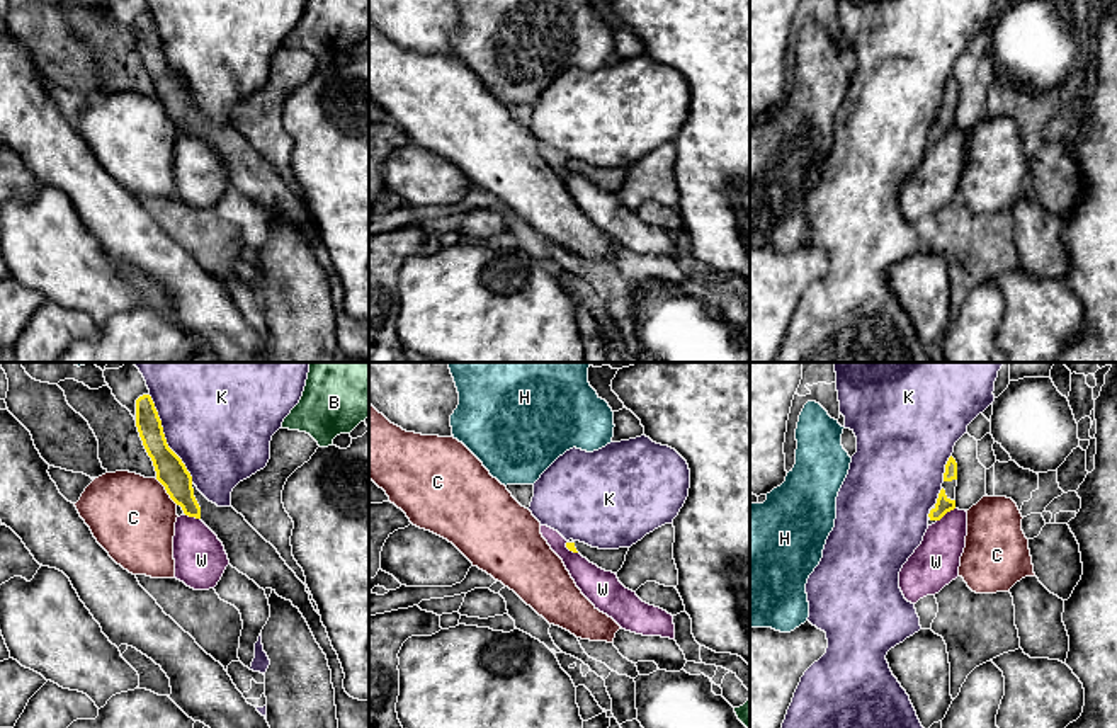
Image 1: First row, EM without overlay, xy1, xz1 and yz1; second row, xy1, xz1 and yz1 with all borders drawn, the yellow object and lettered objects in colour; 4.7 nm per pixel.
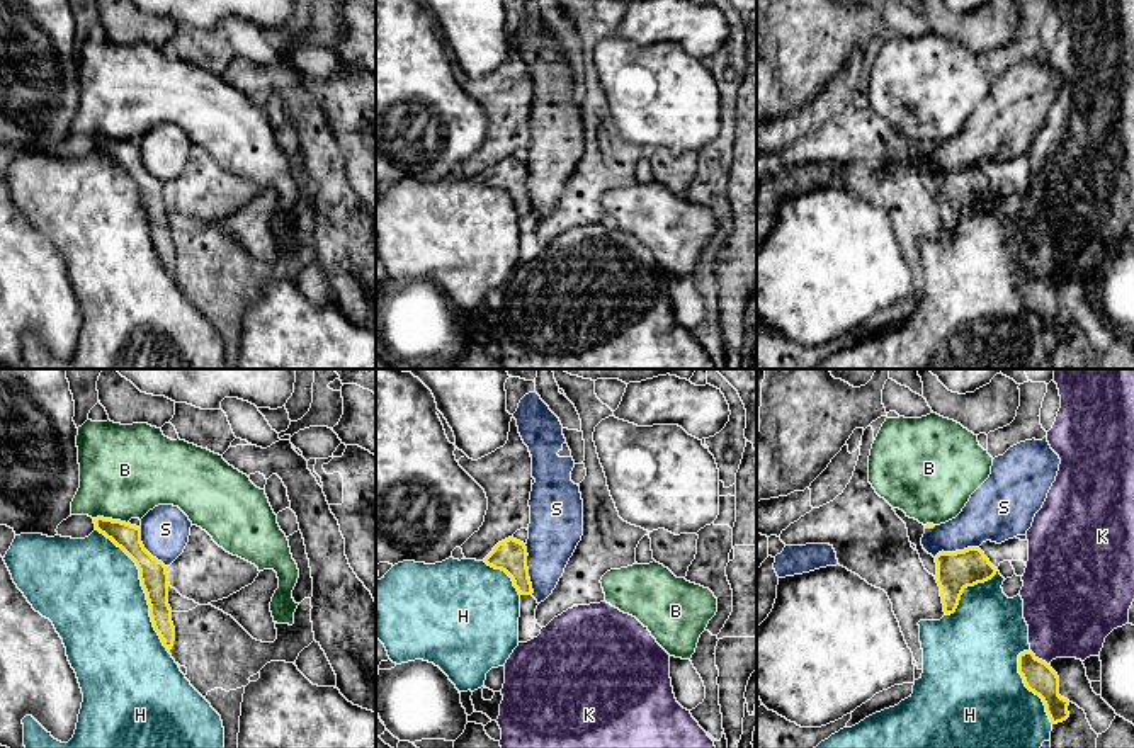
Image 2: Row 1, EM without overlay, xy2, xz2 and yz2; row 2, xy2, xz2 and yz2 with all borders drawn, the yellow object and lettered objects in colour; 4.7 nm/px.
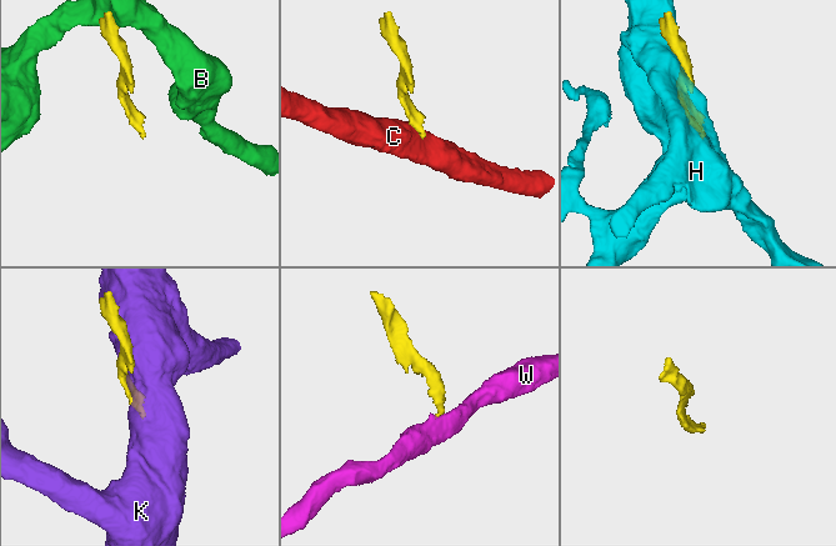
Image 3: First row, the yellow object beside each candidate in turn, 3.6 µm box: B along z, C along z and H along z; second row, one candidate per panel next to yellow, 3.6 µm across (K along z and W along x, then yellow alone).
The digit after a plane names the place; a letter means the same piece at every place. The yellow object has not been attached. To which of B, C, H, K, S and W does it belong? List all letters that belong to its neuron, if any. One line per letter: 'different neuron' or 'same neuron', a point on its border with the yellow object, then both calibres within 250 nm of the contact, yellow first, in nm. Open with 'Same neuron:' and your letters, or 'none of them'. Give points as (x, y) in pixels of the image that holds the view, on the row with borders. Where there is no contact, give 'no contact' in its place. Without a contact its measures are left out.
Same neuron: none of them
B: different neuron; meets yellow in xy2 at (111, 519); 120 nm thick on the yellow side, 440 nm on the other
C: different neuron; meets yellow in xy1 at (167, 492); 140 nm thick on the yellow side, 400 nm on the other
H: different neuron; meets yellow in xy2 at (143, 589); 130 nm thick on the yellow side, 480 nm on the other
K: different neuron; meets yellow in xy1 at (165, 439); 140 nm thick on the yellow side, 480 nm on the other
S: different neuron; meets yellow in xz2 at (527, 570); 160 nm thick on the yellow side, 260 nm on the other
W: different neuron; meets yellow in yz1 at (946, 512); 70 nm thick on the yellow side, 220 nm on the other

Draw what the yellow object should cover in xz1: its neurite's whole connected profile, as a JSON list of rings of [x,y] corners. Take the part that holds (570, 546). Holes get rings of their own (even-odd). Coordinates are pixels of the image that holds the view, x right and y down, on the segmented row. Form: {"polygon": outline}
{"polygon": [[[570,539],[566,543],[566,548],[573,553],[580,553],[583,558],[587,558],[590,563],[597,565],[598,568],[605,572],[617,573],[624,561],[629,548],[619,548],[619,549],[598,549],[592,548],[585,543]]]}

